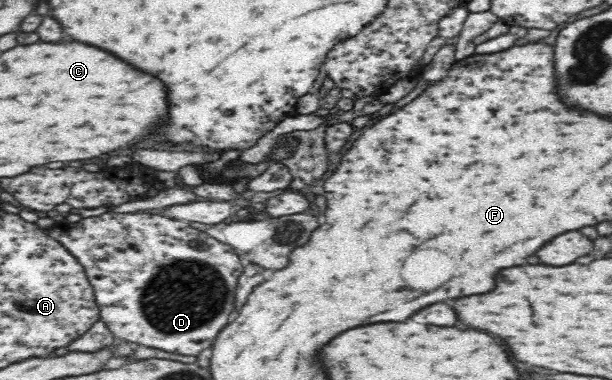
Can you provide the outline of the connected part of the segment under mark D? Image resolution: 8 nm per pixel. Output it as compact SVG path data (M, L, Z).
M146 210L136 213L104 213L102 216L82 218L76 223L60 222L57 226L60 228L49 228L47 233L58 242L61 242L72 256L78 259L78 262L84 266L87 277L93 286L95 292L95 301L99 306L100 320L107 324L115 338L127 342L136 342L145 347L164 350L166 352L182 355L184 358L195 358L200 352L208 351L214 344L222 328L234 317L235 306L235 288L237 287L240 275L244 270L244 261L236 254L232 247L212 238L204 231L192 228L189 222L184 220L172 219L164 214L150 214Z

